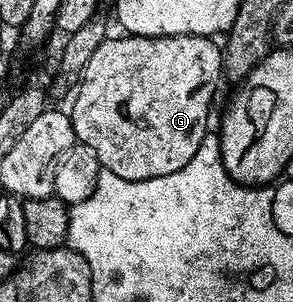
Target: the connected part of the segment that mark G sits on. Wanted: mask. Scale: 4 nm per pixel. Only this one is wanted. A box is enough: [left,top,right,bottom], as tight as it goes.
[68,34,223,180]

